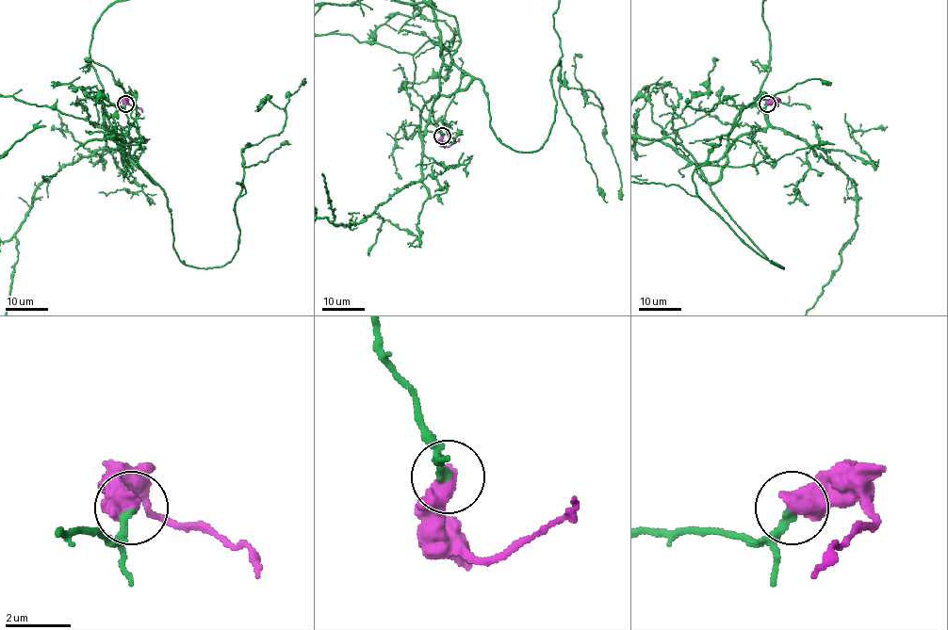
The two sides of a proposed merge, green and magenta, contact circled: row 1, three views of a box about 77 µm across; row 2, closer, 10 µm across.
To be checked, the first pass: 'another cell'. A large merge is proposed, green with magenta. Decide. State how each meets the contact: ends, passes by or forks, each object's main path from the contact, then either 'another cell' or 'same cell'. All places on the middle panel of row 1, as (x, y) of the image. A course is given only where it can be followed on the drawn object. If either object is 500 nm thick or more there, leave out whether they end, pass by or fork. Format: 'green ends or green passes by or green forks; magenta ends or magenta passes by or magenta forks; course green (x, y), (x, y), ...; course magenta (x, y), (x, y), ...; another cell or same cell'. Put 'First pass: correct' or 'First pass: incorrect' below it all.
course magenta (443, 136), (442, 143), (447, 146), (458, 137); same cell
First pass: incorrect

